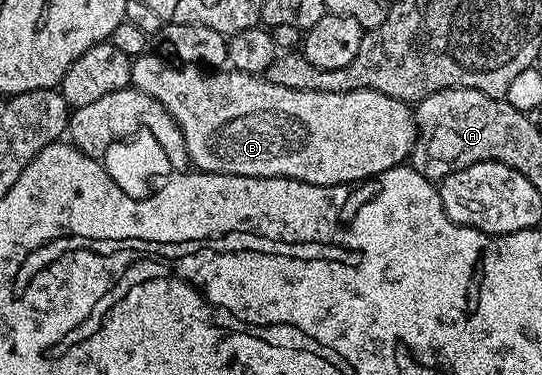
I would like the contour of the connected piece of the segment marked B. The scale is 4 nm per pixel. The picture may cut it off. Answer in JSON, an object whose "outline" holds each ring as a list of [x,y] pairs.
{"outline":[[[144,52],[132,61],[131,86],[152,94],[175,117],[185,140],[187,161],[196,171],[258,178],[292,178],[318,186],[346,186],[363,182],[366,178],[375,178],[389,168],[404,165],[411,157],[416,138],[412,107],[393,96],[387,96],[385,92],[313,92],[281,88],[281,84],[268,82],[263,76],[204,72],[179,64],[163,66],[164,59],[156,54]]]}

